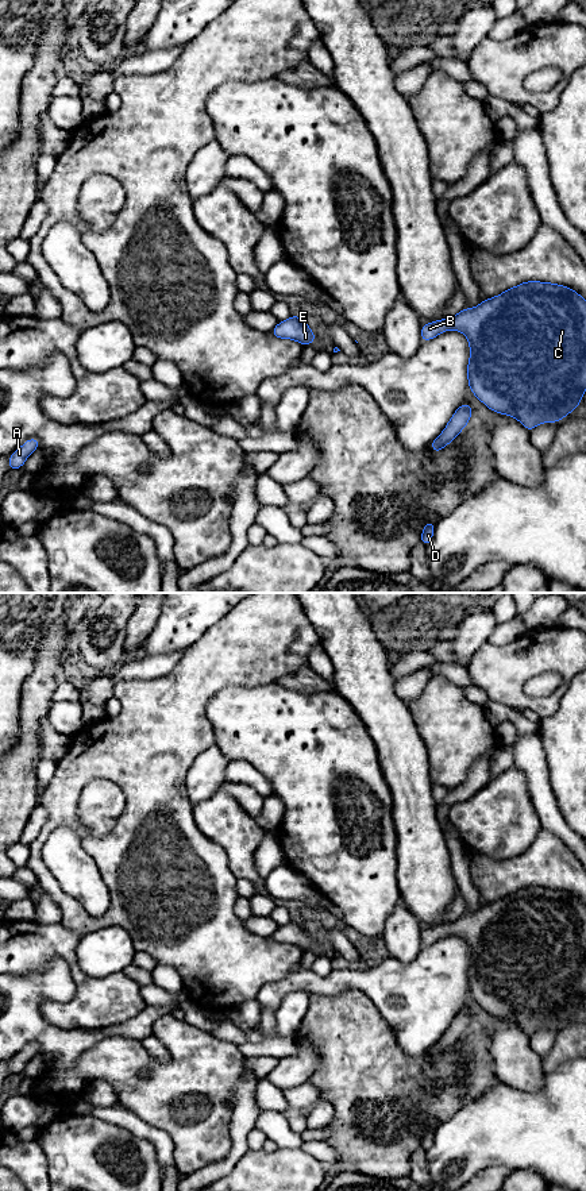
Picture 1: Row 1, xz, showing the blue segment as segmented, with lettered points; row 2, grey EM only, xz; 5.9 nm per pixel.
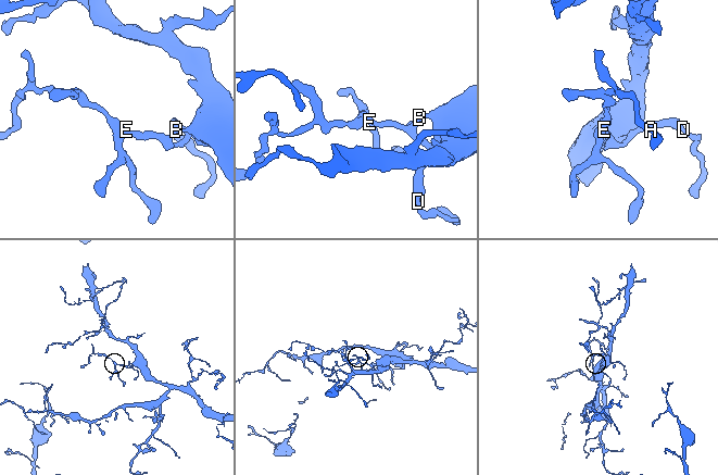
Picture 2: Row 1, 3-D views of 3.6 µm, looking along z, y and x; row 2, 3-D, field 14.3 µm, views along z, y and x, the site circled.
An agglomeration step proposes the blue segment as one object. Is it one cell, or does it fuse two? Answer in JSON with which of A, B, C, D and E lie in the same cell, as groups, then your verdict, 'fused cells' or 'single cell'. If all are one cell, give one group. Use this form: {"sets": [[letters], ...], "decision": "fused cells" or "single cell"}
{"sets": [["A", "B", "C", "D", "E"]], "decision": "single cell"}

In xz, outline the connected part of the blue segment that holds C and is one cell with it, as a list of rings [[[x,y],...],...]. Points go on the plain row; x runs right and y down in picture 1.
[[[523,887],[450,924],[423,929],[421,947],[447,934],[467,941],[469,994],[493,1017],[517,1024],[528,1037],[541,1028],[558,1028],[581,1009],[586,995],[586,905],[575,895]]]

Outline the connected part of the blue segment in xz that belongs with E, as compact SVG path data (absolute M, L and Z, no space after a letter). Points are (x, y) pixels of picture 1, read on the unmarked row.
M298 920L279 926L270 938L279 944L293 944L304 951L316 947L311 930L305 929Z

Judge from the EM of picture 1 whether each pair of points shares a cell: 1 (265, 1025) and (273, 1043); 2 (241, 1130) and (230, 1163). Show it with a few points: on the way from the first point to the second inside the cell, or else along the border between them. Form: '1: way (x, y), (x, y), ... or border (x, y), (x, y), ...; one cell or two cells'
1: border (263, 1035), (277, 1037); two cells
2: way (239, 1139), (239, 1148), (235, 1155); one cell

